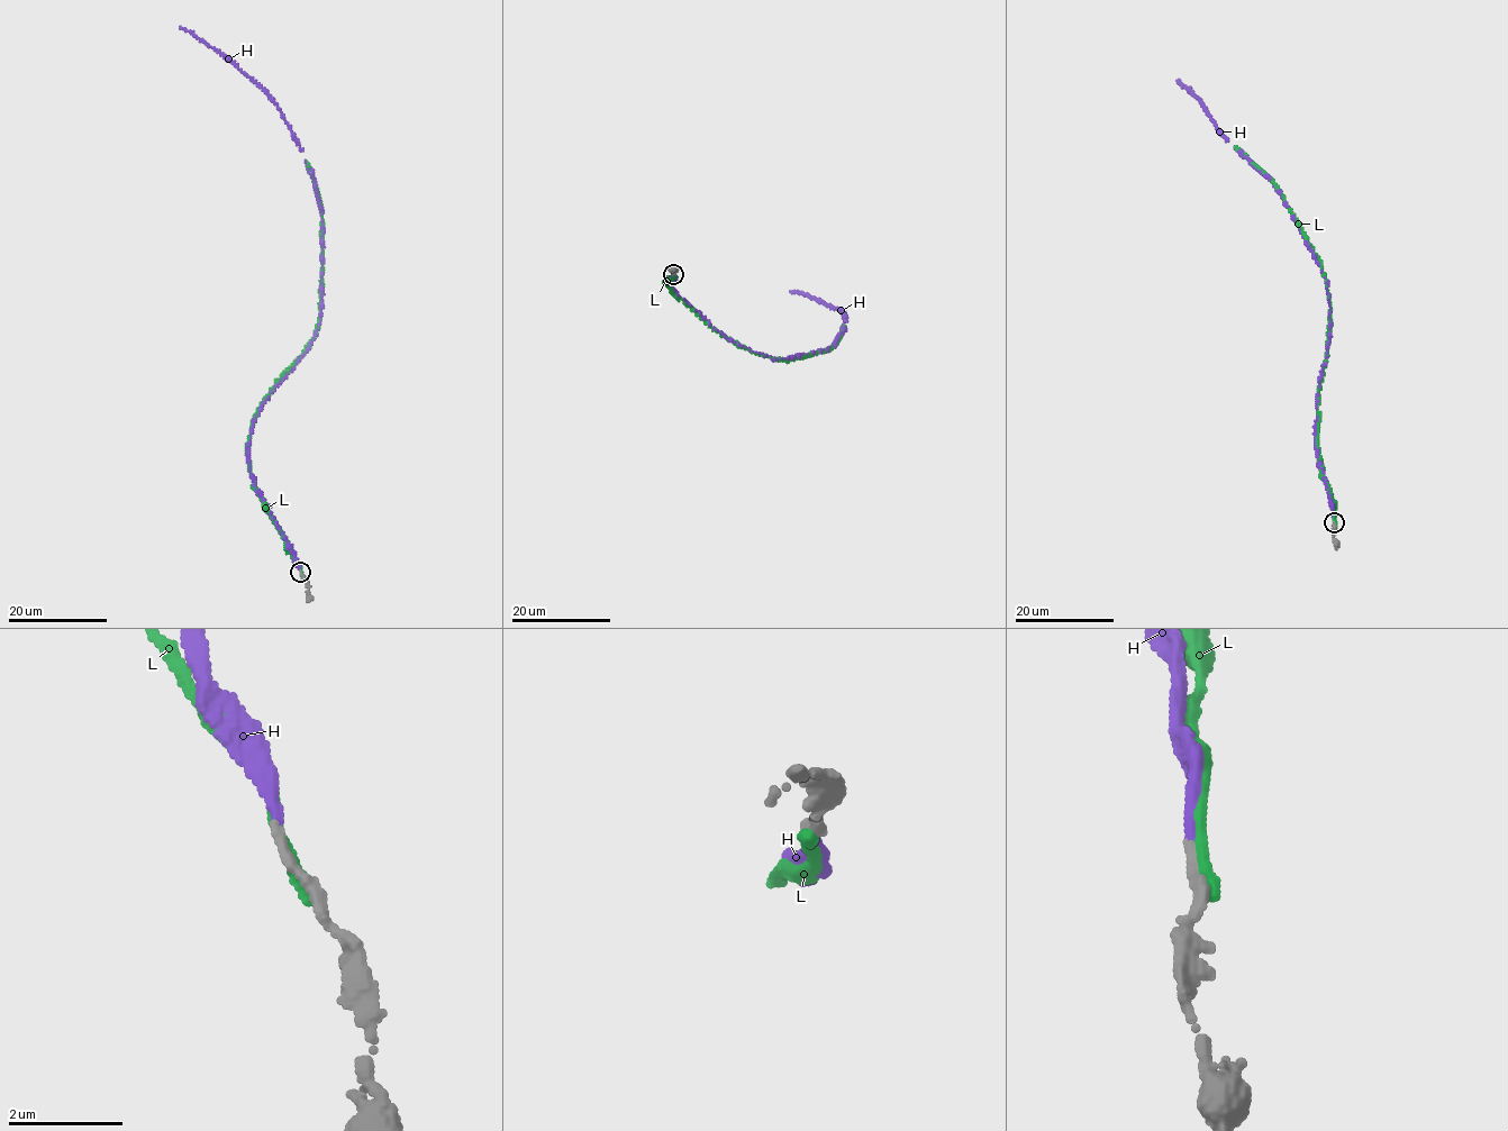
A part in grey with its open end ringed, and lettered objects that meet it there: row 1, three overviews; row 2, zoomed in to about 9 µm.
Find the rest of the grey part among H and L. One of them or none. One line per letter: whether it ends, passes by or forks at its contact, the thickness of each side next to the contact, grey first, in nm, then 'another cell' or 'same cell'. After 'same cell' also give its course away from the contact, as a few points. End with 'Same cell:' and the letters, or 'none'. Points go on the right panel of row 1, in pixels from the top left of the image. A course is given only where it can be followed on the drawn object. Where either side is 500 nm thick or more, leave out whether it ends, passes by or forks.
H: it ends | 160/190 nm | same cell | via (1334, 522), (1315, 422), (1327, 349), (1326, 284), (1272, 181), (1234, 147), (1178, 80)
L: it ends | 240/280 nm | another cell
Same cell: H

